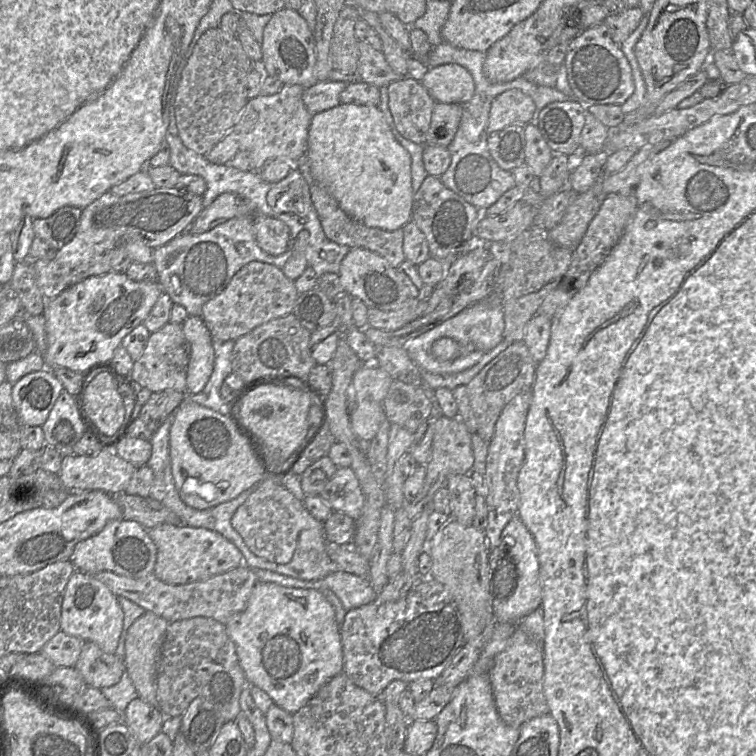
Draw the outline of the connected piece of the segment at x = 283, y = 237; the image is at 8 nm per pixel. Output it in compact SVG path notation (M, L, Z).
M264 215L255 216L253 226L256 242L263 251L273 256L287 251L290 231L281 220Z

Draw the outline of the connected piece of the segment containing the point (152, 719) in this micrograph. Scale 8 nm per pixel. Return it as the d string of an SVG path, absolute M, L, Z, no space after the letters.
M140 697L130 701L122 713L122 721L142 745L153 739L161 730L165 716L155 705Z

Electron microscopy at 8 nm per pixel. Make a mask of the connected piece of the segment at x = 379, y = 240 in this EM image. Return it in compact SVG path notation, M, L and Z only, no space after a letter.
M306 155L300 157L293 165L298 168L305 180L309 183L311 201L318 214L323 231L329 240L339 245L347 246L350 249L364 248L375 252L385 258L394 268L397 268L405 260L403 252L403 228L386 231L380 228L367 227L352 219L339 207L336 200L328 192L313 181Z

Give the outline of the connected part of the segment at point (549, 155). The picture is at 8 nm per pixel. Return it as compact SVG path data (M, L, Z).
M528 123L525 132L525 162L535 177L540 177L554 156L536 123Z

